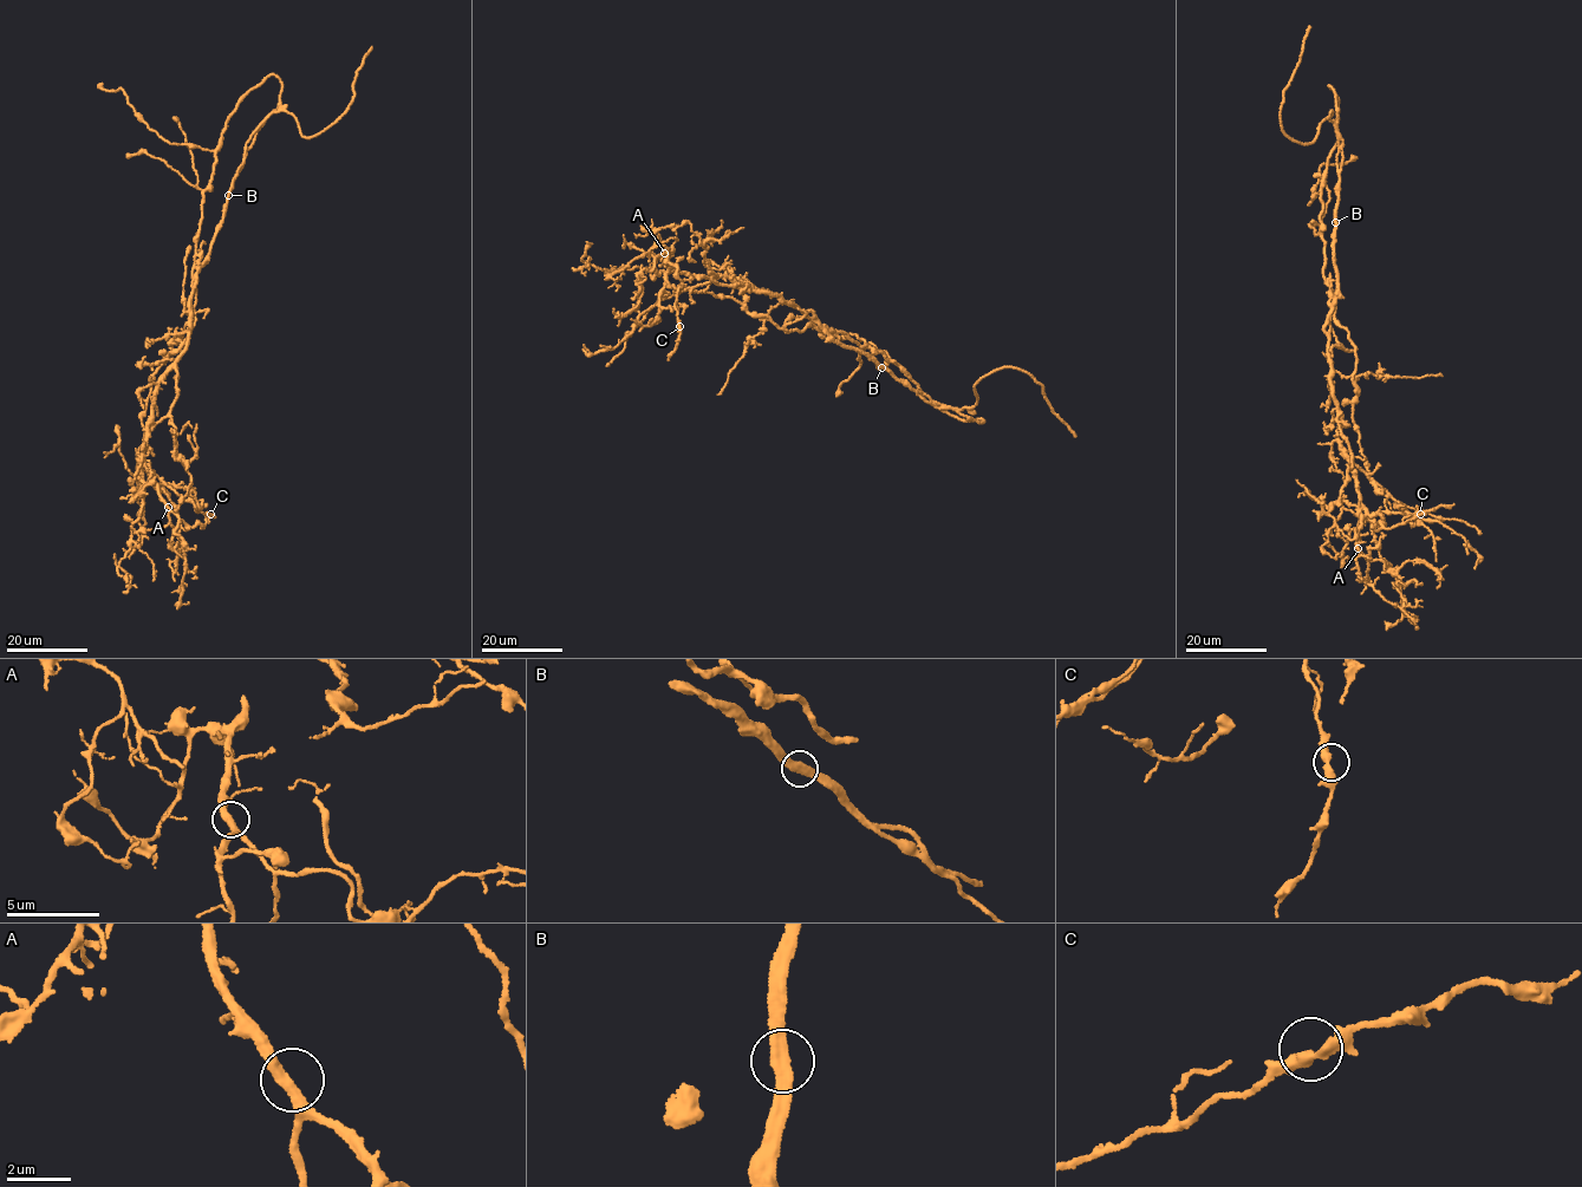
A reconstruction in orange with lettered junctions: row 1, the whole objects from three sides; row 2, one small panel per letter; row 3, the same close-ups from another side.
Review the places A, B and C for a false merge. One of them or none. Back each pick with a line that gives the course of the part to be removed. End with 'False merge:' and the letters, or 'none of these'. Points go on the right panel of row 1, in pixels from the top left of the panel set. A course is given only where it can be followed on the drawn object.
False merge: none of these

